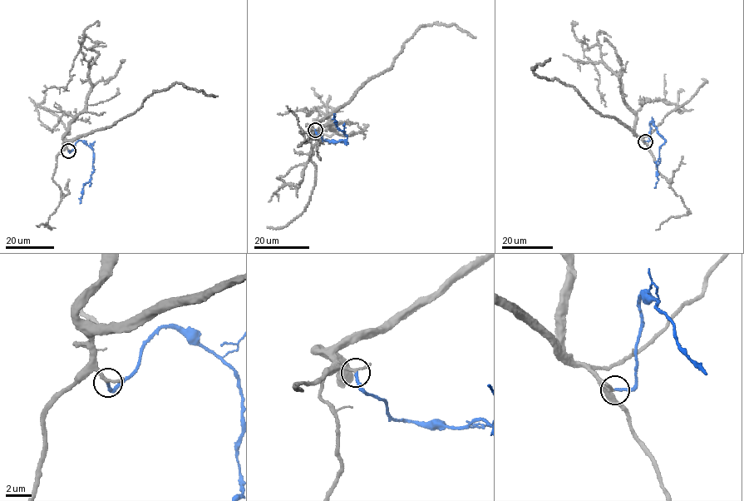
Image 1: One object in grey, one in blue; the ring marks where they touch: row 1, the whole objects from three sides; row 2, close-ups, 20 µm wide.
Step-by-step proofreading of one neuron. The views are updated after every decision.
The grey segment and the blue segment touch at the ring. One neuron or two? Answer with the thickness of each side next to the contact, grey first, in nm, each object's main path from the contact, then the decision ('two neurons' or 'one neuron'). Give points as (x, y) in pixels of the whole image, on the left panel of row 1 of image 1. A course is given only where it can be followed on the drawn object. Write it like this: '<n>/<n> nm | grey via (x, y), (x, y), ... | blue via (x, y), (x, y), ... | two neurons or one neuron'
200/220 nm | grey via (68, 151), (66, 141), (115, 124), (135, 112), (153, 91), (180, 83), (204, 91), (207, 95), (217, 96) | blue via (68, 151), (78, 141), (84, 141), (93, 151), (93, 171), (83, 186), (81, 203) | one neuron

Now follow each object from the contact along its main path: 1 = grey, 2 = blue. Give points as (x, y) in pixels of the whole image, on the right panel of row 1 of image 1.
1: (645, 141), (616, 119), (597, 112), (573, 86), (558, 79), (536, 75), (533, 67), (544, 64), (551, 57)
2: (645, 141), (649, 139), (650, 121), (665, 141), (658, 150), (657, 181), (655, 187)

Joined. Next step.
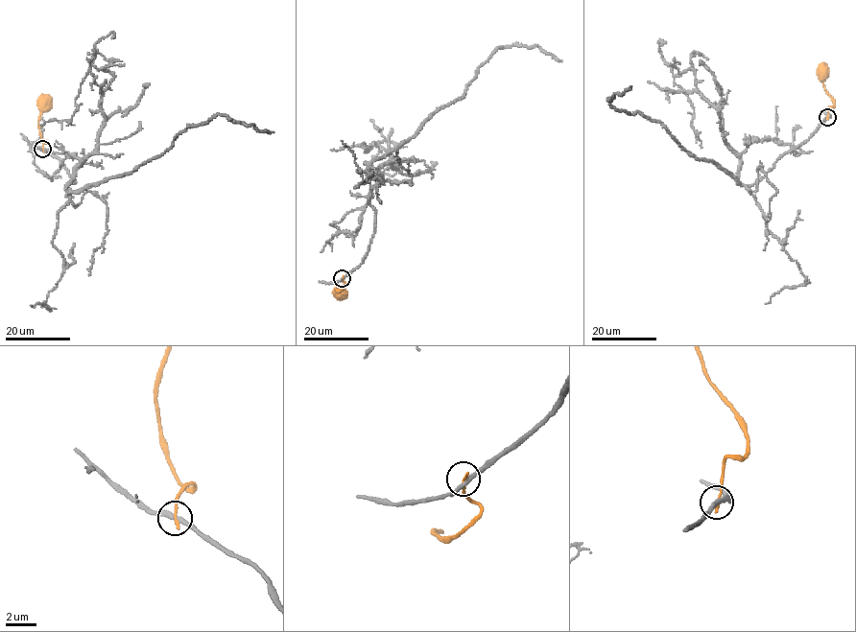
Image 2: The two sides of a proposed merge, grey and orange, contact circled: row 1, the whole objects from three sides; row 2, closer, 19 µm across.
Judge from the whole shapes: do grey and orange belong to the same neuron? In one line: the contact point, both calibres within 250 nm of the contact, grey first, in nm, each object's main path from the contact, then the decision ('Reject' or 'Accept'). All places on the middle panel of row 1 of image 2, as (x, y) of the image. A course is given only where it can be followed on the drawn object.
Place: (342, 278). Thickness 280 nm (grey) against 200 nm. Course of grey: (343, 278), (360, 264), (375, 227), (368, 165), (465, 93), (497, 49), (538, 46), (561, 62). Course of orange: (343, 278), (345, 284), (341, 290), (336, 289), (339, 292). Reject

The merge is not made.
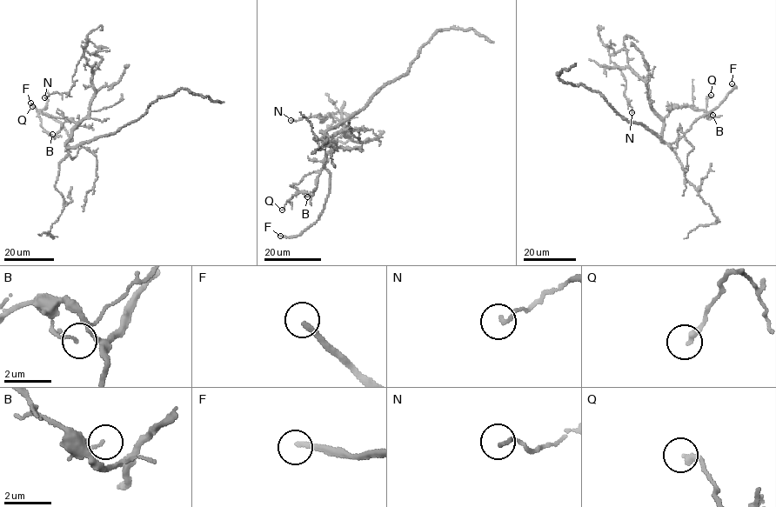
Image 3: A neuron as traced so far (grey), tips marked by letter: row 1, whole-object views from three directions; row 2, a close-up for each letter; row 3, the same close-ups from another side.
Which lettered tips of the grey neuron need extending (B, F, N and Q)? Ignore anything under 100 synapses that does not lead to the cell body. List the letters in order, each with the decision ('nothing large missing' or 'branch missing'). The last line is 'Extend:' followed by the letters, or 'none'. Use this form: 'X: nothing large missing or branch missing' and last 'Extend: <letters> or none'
B: nothing large missing
F: nothing large missing
N: nothing large missing
Q: nothing large missing
Extend: none

